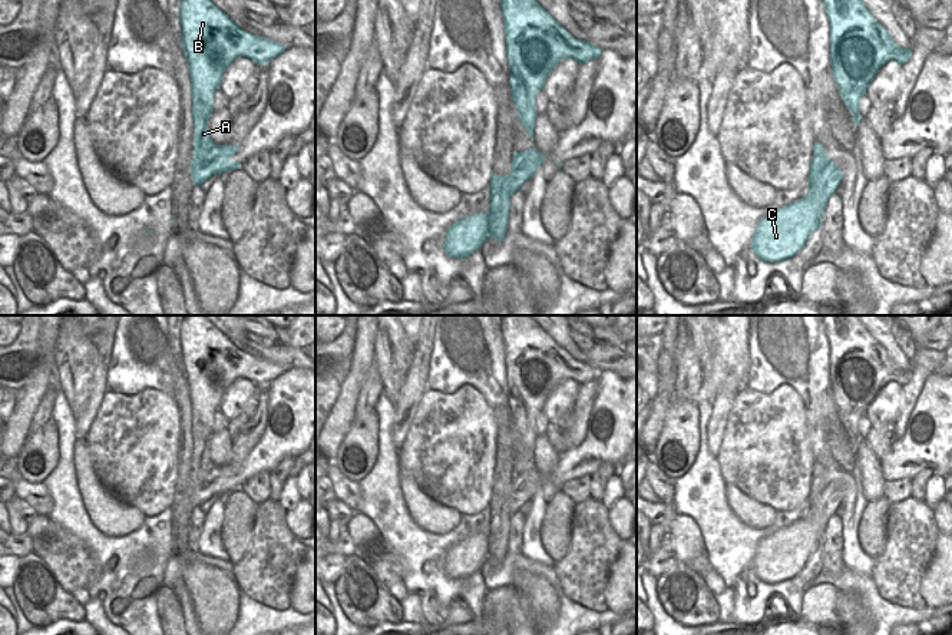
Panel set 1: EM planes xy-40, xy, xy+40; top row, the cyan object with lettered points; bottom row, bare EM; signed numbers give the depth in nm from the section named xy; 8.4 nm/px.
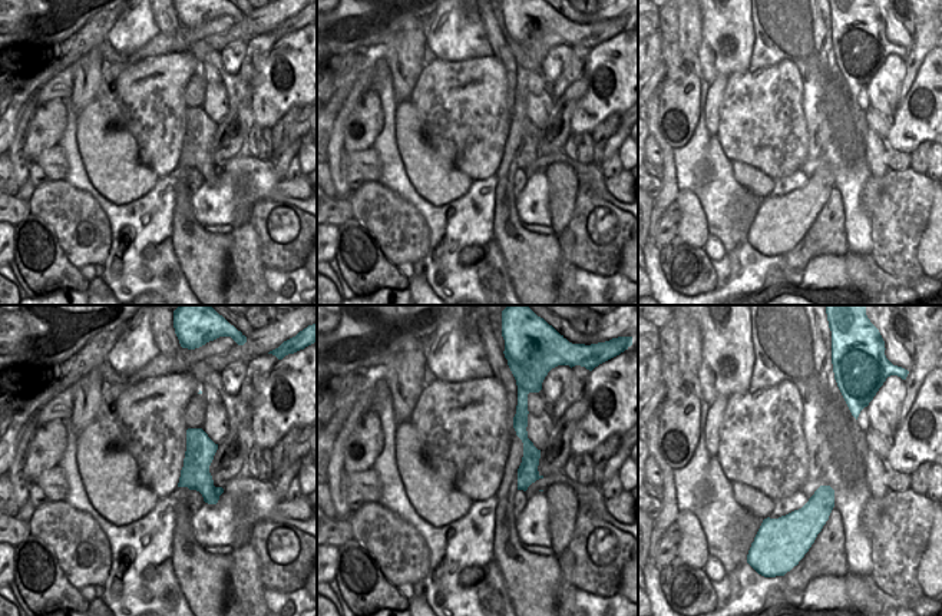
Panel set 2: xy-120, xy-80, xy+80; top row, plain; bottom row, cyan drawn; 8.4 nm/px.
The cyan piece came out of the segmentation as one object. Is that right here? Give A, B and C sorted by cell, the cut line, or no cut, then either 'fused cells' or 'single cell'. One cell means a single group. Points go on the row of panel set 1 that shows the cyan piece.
groups A B C; cut none; single cell

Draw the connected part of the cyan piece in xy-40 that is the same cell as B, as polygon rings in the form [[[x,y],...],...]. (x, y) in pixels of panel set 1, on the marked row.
[[[182,0],[179,23],[194,100],[191,106],[195,126],[191,175],[196,186],[215,173],[241,168],[239,162],[229,161],[239,145],[215,145],[208,128],[208,119],[214,112],[214,92],[219,87],[225,69],[241,56],[252,59],[257,65],[267,65],[287,47],[245,32],[211,0]]]

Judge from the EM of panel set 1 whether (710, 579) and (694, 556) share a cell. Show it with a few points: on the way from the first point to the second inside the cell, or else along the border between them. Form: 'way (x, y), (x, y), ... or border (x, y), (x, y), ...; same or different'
border (710, 566), (703, 578); different

